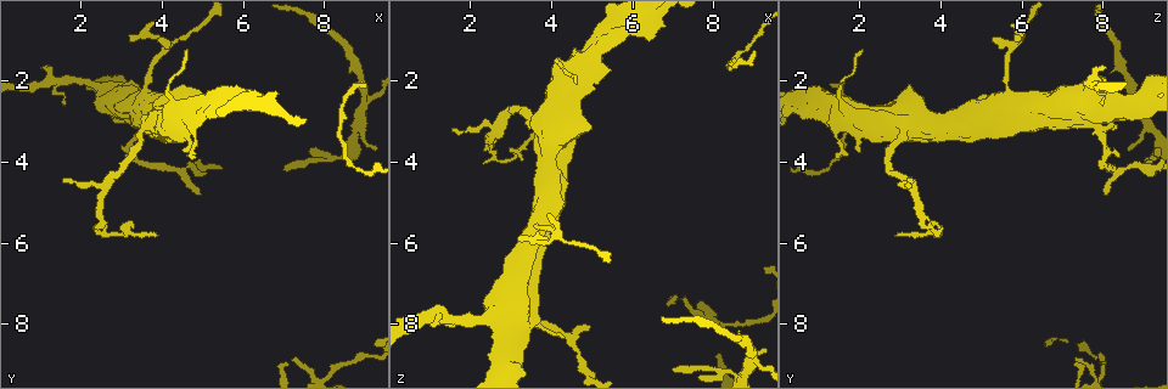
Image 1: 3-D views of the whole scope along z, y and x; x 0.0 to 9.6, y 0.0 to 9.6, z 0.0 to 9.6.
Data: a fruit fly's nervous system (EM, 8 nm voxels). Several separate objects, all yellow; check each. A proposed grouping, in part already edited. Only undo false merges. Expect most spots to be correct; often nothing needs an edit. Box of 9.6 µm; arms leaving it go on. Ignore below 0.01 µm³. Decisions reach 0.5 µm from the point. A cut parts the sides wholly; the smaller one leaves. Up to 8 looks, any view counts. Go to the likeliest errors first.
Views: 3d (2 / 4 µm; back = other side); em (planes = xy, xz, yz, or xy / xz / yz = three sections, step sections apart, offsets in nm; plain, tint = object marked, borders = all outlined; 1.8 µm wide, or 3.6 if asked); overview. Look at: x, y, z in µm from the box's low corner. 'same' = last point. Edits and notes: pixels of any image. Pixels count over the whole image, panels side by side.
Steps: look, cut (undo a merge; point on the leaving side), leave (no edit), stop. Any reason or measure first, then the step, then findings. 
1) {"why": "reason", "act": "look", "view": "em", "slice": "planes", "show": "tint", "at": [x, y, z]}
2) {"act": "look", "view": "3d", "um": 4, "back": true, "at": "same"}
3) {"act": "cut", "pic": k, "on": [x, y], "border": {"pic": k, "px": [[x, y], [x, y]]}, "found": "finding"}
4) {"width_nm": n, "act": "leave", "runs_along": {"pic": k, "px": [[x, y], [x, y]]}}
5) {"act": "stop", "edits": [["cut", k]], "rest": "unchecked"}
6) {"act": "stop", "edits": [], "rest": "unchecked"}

{"why": "abrupt turn", "act": "look", "view": "em", "slice": "yz", "step": 8, "show": "tint", "at": [2.60, 5.85, 3.95]}

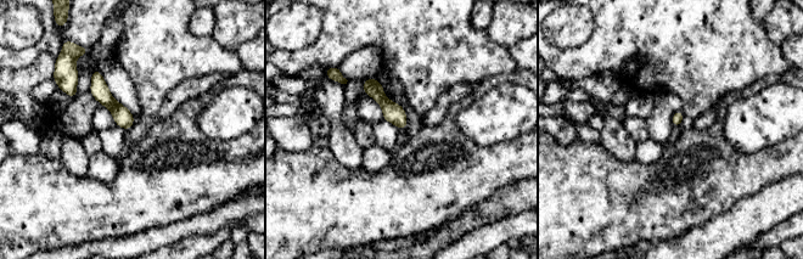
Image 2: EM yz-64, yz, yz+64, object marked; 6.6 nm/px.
{"why": "cut it another way", "act": "look", "view": "em", "slice": "planes", "show": "borders", "at": "same"}

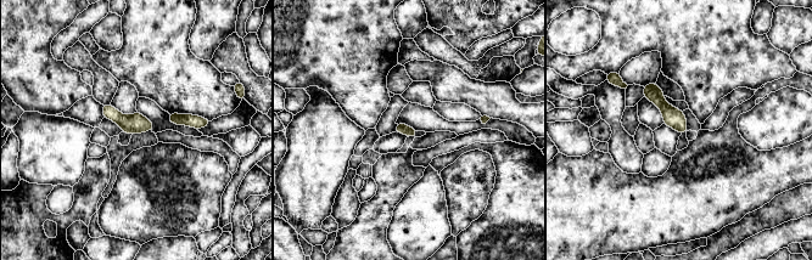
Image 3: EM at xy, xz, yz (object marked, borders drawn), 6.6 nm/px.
{"act": "leave", "found": "one cell here"}

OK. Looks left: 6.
{"why": "three-way junction", "act": "look", "view": "em", "slice": "planes", "show": "tint", "at": [4.10, 1.10, 5.80]}

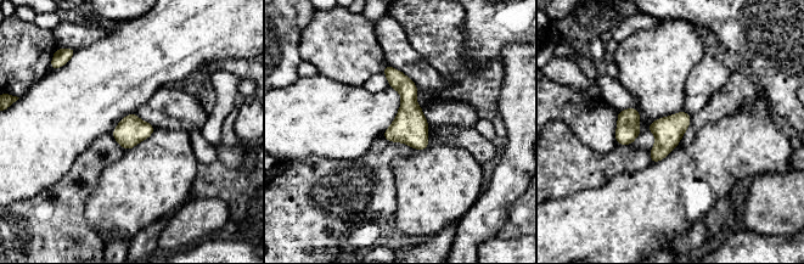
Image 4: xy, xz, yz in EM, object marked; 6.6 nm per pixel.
{"act": "leave", "found": "one cell here"}

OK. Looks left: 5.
{"why": "touches itself", "act": "look", "view": "3d", "um": 4, "at": [5.35, 2.40, 1.00]}

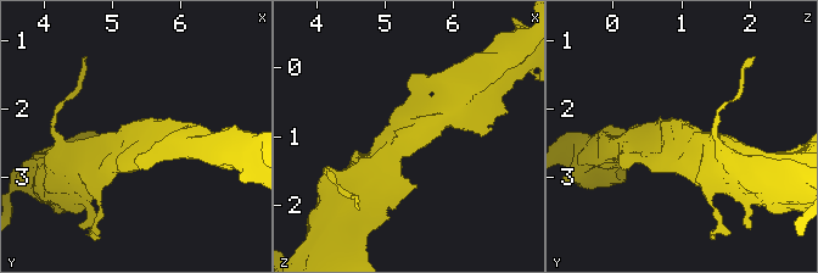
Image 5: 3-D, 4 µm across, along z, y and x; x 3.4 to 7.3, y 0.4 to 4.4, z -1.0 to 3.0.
{"why": "now the EM", "act": "look", "view": "em", "um": 3.6, "slice": "planes", "show": "tint", "at": [5.35, 2.40, 1.05]}

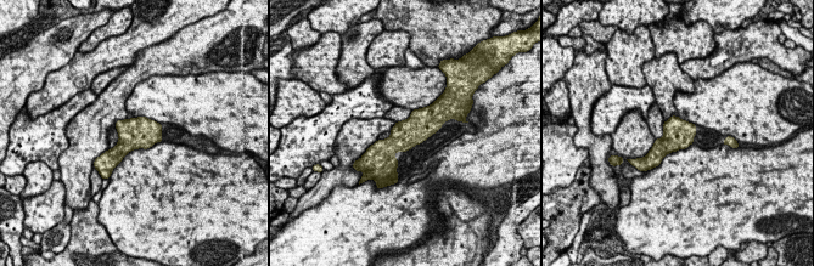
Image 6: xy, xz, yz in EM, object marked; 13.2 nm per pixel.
{"act": "leave", "found": "one cell here"}

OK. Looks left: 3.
{"act": "stop", "edits": [], "rest": "unchecked"}

